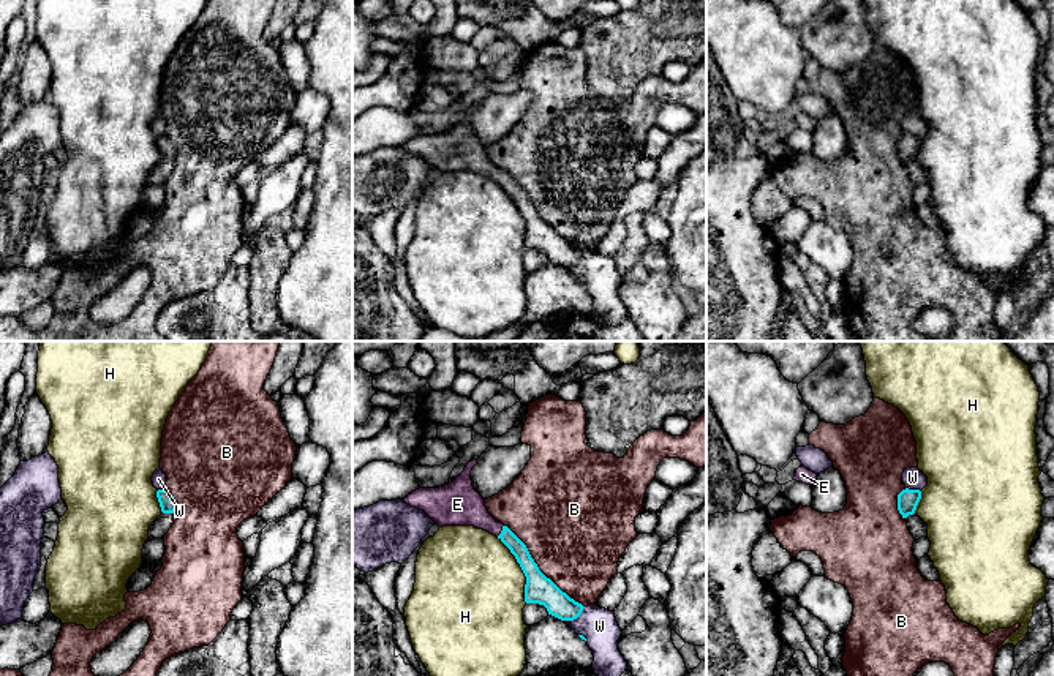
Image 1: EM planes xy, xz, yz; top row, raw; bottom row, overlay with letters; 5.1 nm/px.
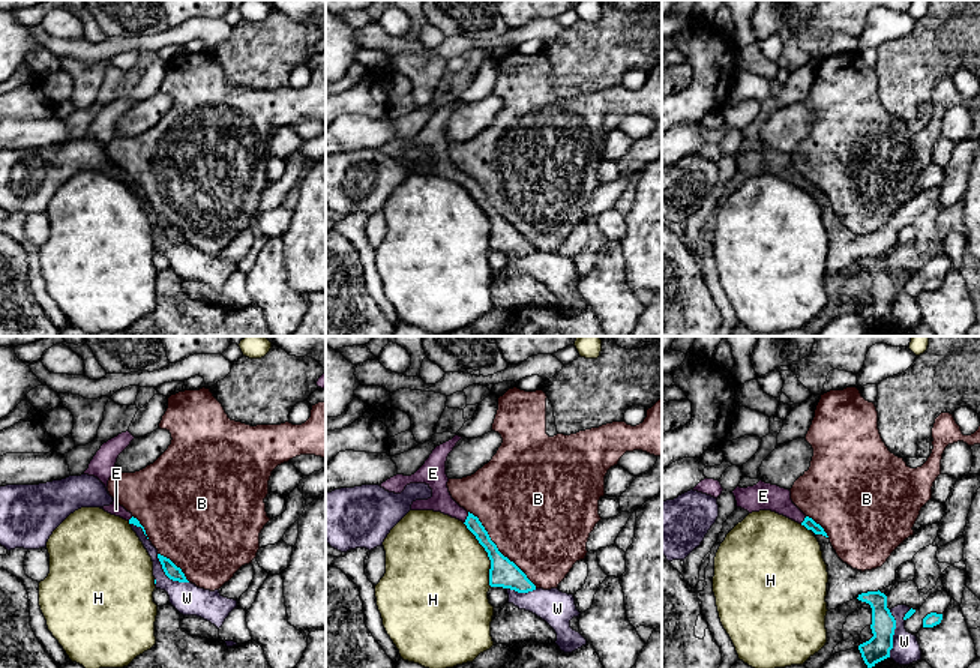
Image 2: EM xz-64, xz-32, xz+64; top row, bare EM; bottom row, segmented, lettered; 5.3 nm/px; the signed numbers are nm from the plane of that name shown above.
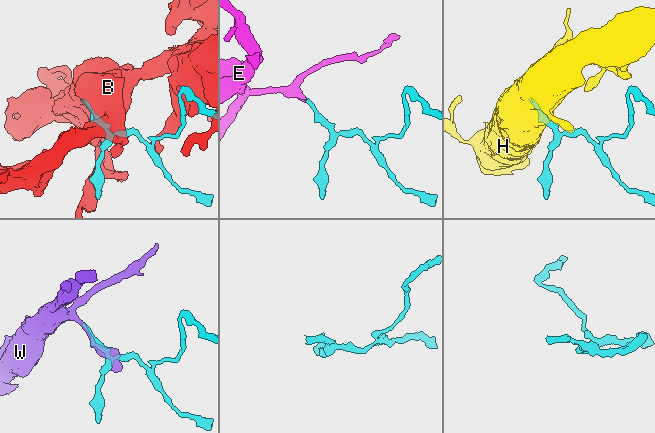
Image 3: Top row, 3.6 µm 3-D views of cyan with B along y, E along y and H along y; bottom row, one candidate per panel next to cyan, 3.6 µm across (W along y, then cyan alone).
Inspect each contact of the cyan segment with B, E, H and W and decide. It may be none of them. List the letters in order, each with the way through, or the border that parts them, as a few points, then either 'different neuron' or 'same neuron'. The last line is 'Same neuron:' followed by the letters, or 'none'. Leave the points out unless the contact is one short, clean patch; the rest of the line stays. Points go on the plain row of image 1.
B: different neuron
E: across xz (508, 184), (501, 177), (460, 150) | same neuron
H: along xz (496, 184), (514, 202), (525, 223), (526, 248) | different neuron
W: different neuron
Same neuron: E

